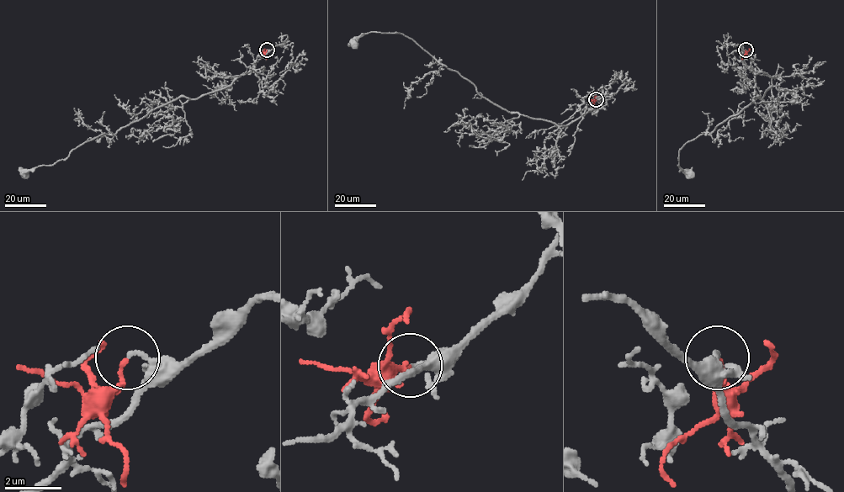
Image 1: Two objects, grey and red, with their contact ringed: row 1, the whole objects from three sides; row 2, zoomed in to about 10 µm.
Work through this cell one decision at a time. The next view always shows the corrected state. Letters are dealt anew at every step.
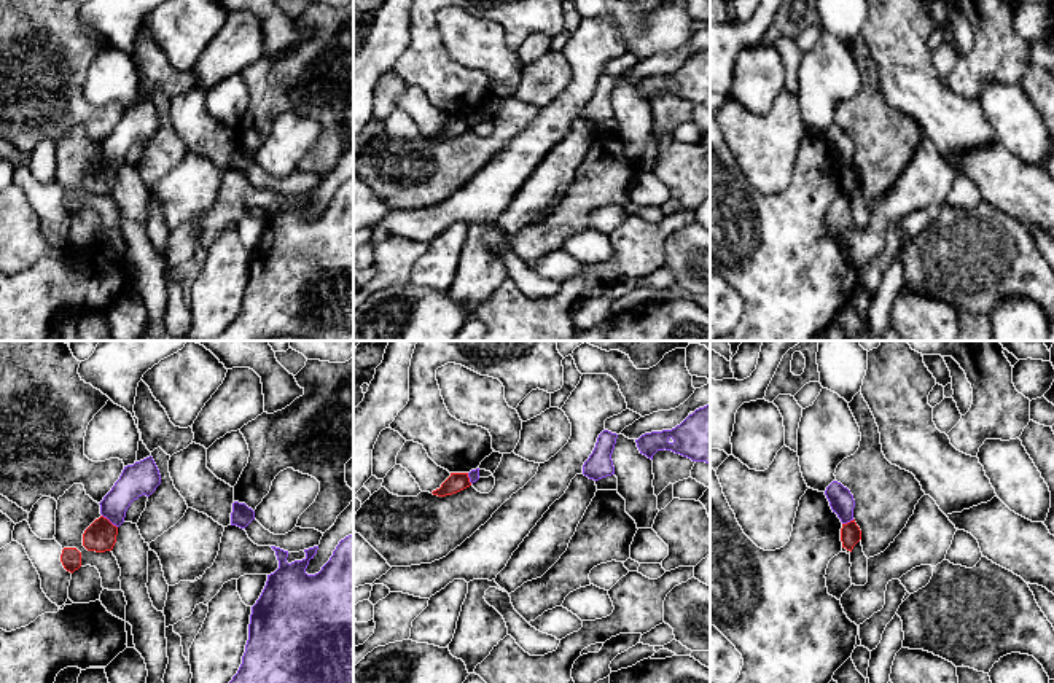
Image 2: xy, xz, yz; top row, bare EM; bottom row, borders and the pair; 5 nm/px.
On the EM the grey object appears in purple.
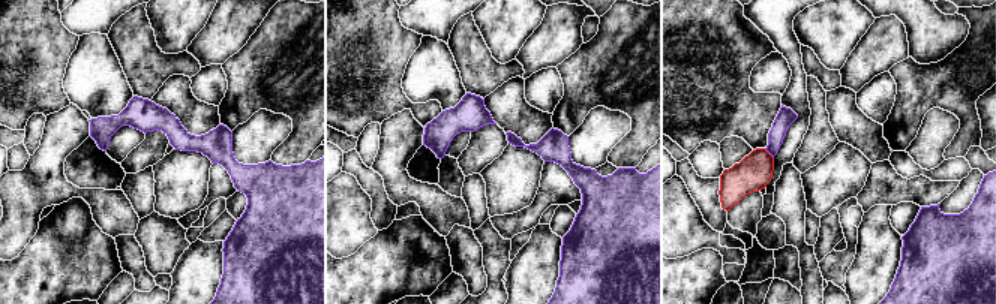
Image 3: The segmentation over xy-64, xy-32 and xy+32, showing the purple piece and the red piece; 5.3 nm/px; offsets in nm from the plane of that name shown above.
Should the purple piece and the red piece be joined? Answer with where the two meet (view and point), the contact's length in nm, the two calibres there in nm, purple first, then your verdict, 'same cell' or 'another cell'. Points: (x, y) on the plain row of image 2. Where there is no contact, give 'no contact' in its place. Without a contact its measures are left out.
contact xy (110, 164); length 100 nm; calibres 170 and 160 nm; another cell

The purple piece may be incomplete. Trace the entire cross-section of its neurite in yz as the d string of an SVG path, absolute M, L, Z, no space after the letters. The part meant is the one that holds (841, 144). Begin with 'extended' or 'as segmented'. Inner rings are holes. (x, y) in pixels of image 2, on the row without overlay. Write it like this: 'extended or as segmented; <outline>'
as segmented; M833 124L826 131L825 139L830 145L833 156L837 158L842 167L853 164L855 143L847 131L844 131L837 124Z

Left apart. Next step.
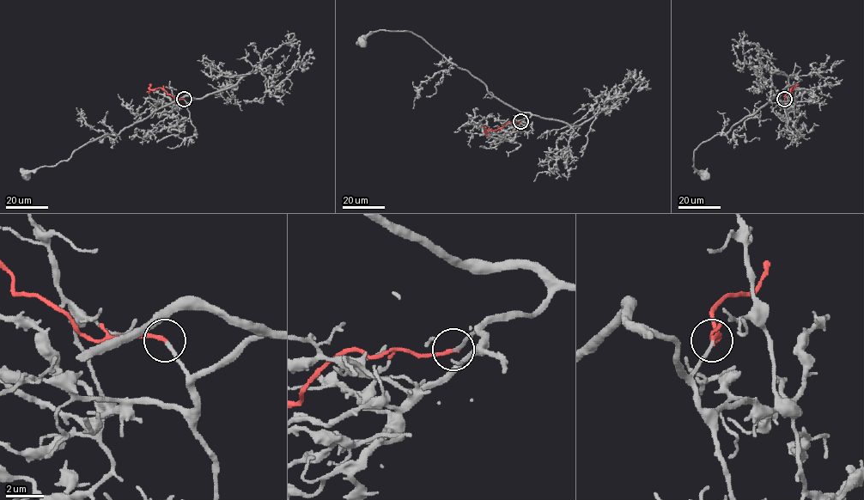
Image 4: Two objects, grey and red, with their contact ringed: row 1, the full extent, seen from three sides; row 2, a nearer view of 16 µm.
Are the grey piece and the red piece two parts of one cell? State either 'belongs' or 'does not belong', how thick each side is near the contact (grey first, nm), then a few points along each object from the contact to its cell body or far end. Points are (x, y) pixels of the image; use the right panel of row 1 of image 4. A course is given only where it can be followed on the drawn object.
belongs; 180 nm thick on the grey side, 200 nm on the other; grey runs (784, 99), (781, 103), (775, 96), (725, 135), (716, 134), (699, 145), (694, 151), (692, 166), (704, 173); red runs (784, 99), (792, 88), (798, 85)

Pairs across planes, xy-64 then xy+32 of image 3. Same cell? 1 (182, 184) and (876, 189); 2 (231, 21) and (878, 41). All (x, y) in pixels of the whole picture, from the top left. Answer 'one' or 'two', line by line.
1: two
2: one

